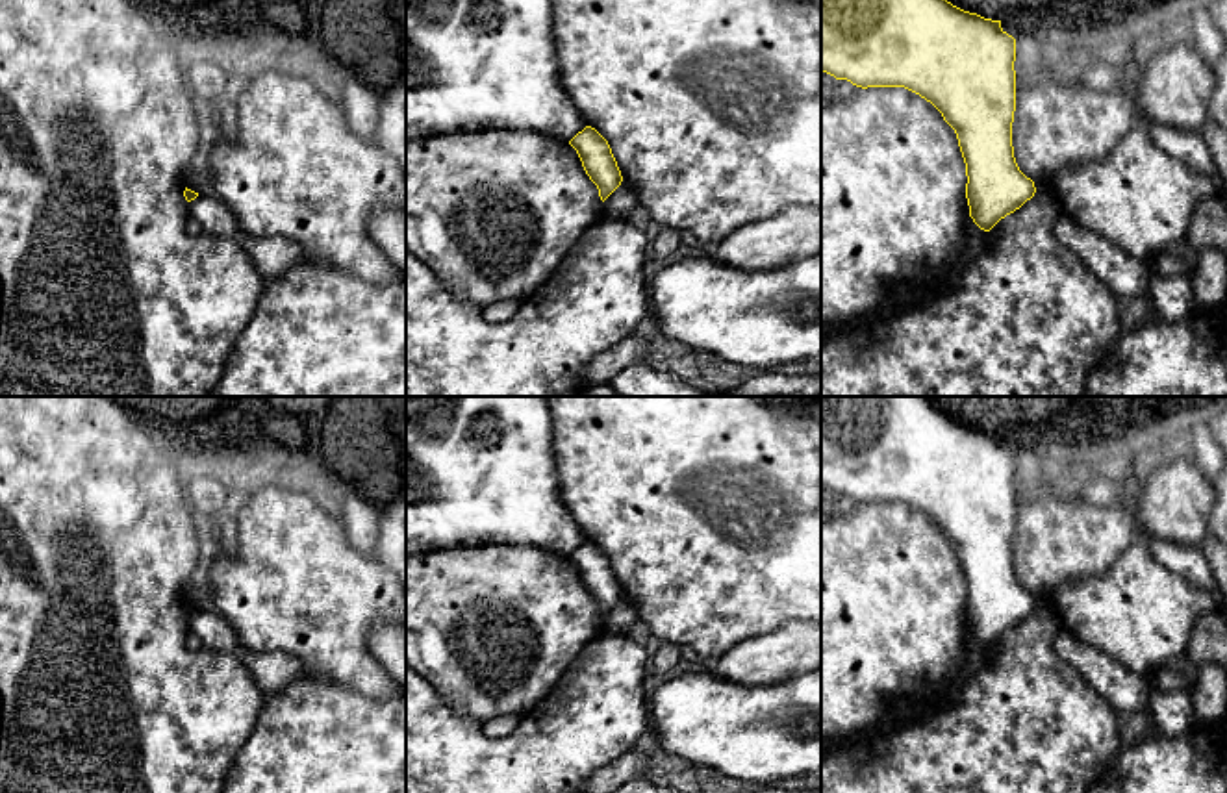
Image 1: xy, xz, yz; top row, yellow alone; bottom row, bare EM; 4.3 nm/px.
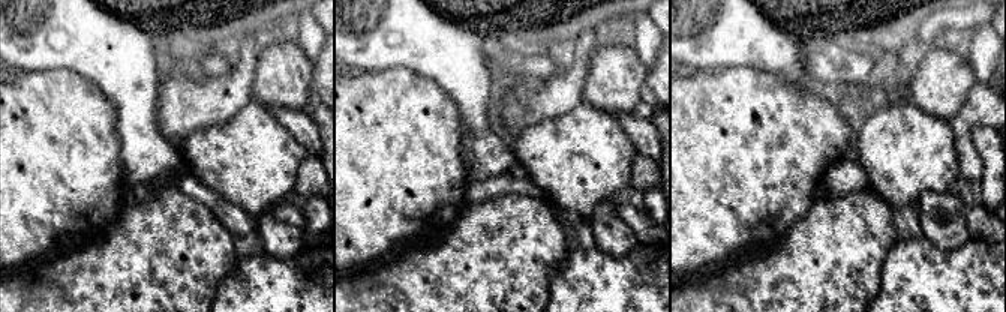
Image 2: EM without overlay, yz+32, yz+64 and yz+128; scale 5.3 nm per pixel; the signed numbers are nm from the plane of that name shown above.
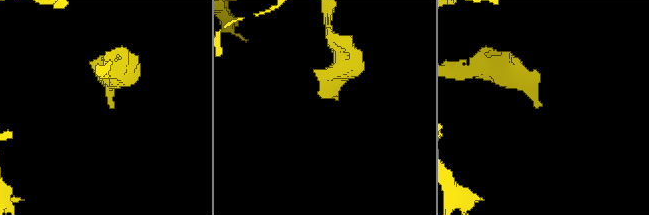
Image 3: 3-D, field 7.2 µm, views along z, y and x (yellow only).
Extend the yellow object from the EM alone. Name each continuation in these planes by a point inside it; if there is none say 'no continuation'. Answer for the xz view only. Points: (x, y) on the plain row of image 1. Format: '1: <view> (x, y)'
no continuation

